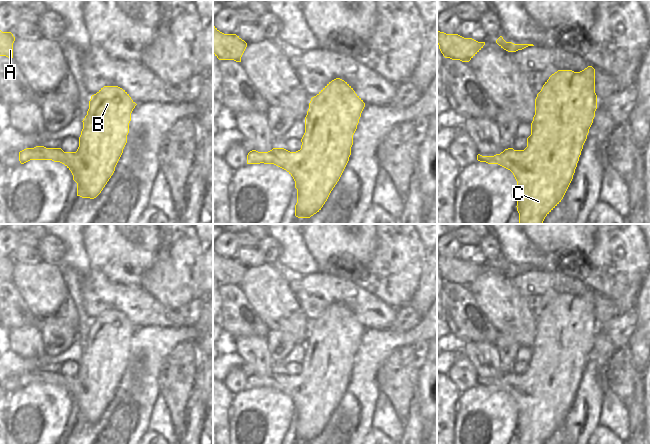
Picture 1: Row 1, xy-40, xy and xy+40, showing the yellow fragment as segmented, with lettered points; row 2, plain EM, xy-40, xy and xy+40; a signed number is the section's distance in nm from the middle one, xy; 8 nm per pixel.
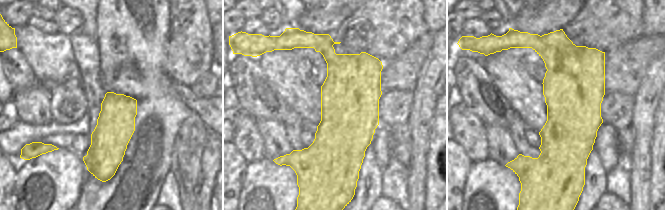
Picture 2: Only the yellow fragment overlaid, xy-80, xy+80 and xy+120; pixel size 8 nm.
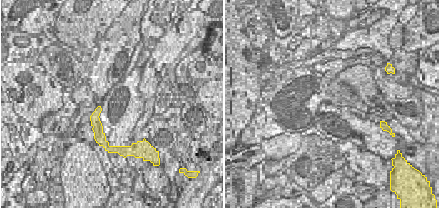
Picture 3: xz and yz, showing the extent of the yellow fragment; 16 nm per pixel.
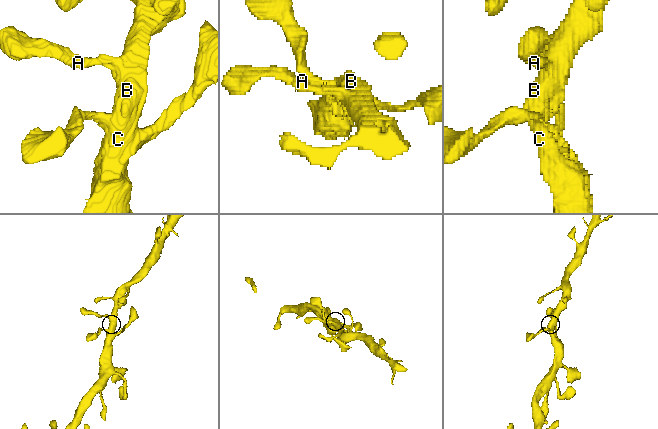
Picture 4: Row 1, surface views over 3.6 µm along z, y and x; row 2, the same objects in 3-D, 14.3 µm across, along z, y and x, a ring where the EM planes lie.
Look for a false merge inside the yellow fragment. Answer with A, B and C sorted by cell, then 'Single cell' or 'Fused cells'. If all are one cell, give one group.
Groups: A B C. Single cell.

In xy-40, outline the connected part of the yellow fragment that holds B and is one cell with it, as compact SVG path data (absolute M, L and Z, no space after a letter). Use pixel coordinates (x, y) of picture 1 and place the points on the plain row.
M104 310L91 320L87 339L83 343L83 353L76 376L64 376L61 372L36 370L19 376L19 385L24 388L30 384L52 384L64 388L77 407L77 420L96 422L115 395L123 377L129 357L131 337L137 328L129 318L118 310Z

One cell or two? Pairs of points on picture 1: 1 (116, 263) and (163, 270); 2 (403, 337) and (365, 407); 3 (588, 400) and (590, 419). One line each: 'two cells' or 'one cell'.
1: two cells
2: one cell
3: one cell

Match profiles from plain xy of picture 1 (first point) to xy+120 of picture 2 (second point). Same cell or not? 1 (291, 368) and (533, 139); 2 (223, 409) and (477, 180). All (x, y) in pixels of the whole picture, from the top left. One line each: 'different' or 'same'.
1: same
2: different

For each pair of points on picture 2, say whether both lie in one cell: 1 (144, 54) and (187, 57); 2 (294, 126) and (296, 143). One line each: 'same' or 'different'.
1: different
2: same

